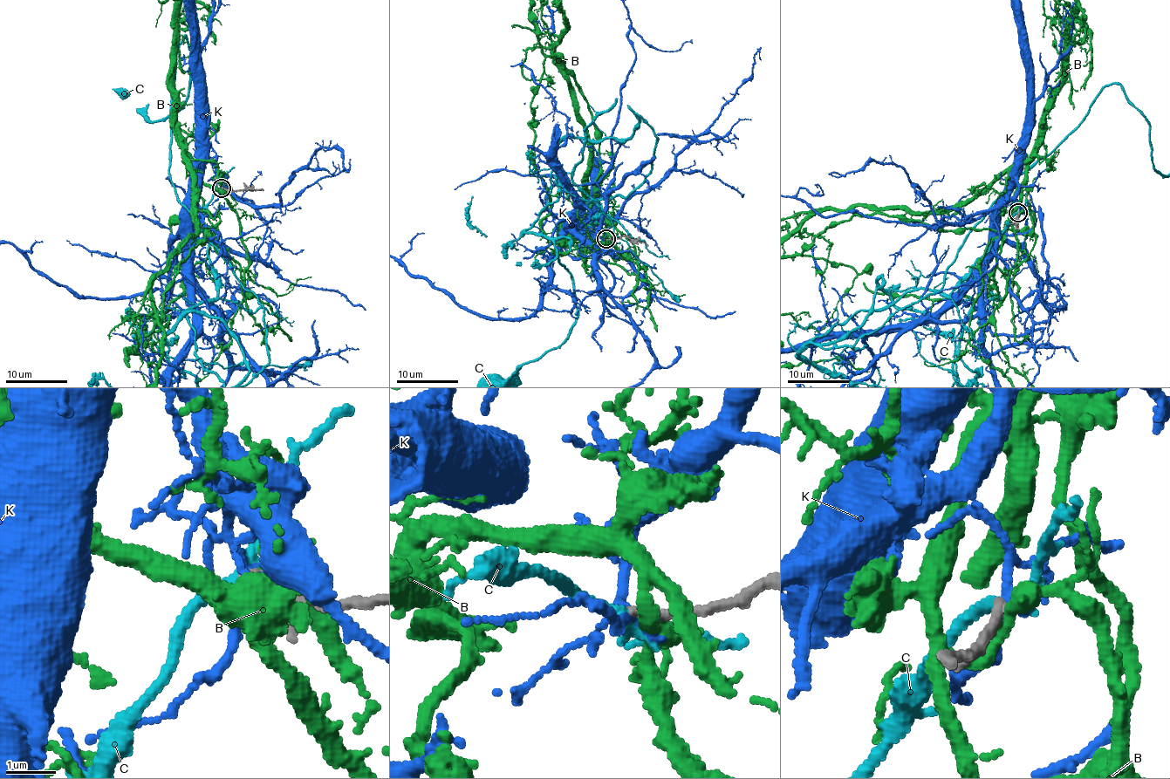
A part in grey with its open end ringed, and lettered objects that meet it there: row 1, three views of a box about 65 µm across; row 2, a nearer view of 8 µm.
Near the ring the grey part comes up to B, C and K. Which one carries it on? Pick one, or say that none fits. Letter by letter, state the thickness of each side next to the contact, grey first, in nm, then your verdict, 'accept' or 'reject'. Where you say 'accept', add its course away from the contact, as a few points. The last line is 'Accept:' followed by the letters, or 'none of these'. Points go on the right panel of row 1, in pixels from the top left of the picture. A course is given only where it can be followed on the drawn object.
B: 180 nm thick on the grey side, 320 nm on the other; reject
C: 160 nm thick on the grey side, 240 nm on the other; accept
K: 160 nm thick on the grey side, 130 nm on the other; reject
Accept: C

